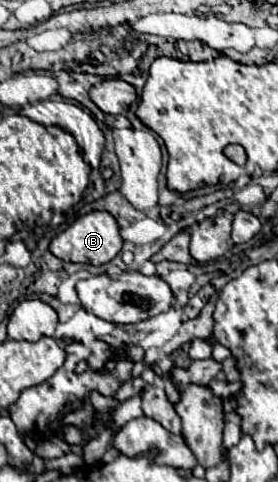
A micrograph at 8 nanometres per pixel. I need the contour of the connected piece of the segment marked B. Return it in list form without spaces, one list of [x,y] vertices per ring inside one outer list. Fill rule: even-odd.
[[[90,212],[82,218],[78,218],[70,228],[66,228],[62,234],[58,234],[50,242],[50,252],[58,256],[64,262],[82,262],[82,264],[106,264],[110,262],[122,248],[122,238],[118,232],[118,224],[112,214],[108,212]]]

